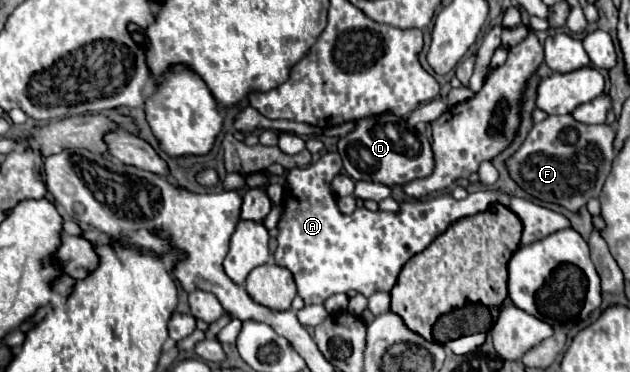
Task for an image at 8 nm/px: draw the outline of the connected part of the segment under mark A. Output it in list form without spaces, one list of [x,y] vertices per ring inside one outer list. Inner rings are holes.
[[[327,152],[307,168],[293,168],[286,174],[286,186],[291,192],[288,192],[288,198],[286,194],[277,224],[279,246],[275,250],[275,262],[293,272],[297,292],[305,304],[323,304],[329,296],[349,290],[357,290],[365,298],[375,292],[391,292],[399,270],[411,256],[425,250],[449,228],[449,224],[459,218],[485,212],[497,202],[515,212],[523,222],[521,246],[569,228],[569,220],[563,214],[511,196],[503,190],[479,190],[463,200],[455,200],[451,194],[441,194],[429,200],[399,202],[399,212],[371,212],[367,208],[359,208],[355,214],[343,214],[331,188],[333,178],[341,168],[341,156],[337,152]]]

